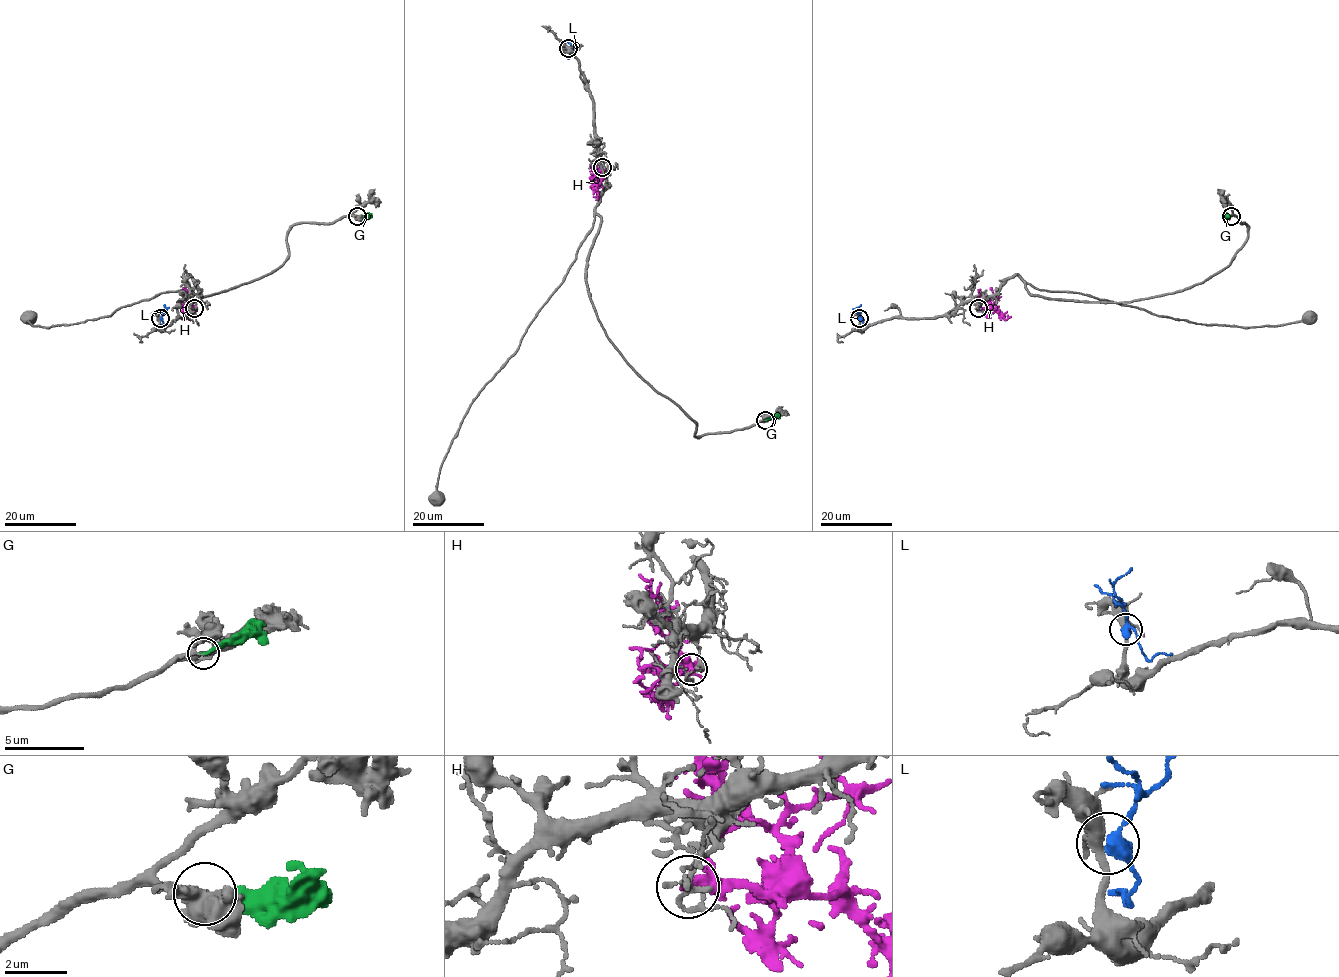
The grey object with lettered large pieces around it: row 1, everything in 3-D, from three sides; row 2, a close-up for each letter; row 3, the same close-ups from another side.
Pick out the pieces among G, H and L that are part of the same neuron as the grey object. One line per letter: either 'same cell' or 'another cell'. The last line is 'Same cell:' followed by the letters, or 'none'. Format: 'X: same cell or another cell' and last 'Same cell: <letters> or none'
G: same cell
H: another cell
L: another cell
Same cell: G

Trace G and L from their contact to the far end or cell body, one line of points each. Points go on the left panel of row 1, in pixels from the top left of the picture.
G: (358, 216), (371, 213)
L: (160, 318), (166, 309), (163, 305)

